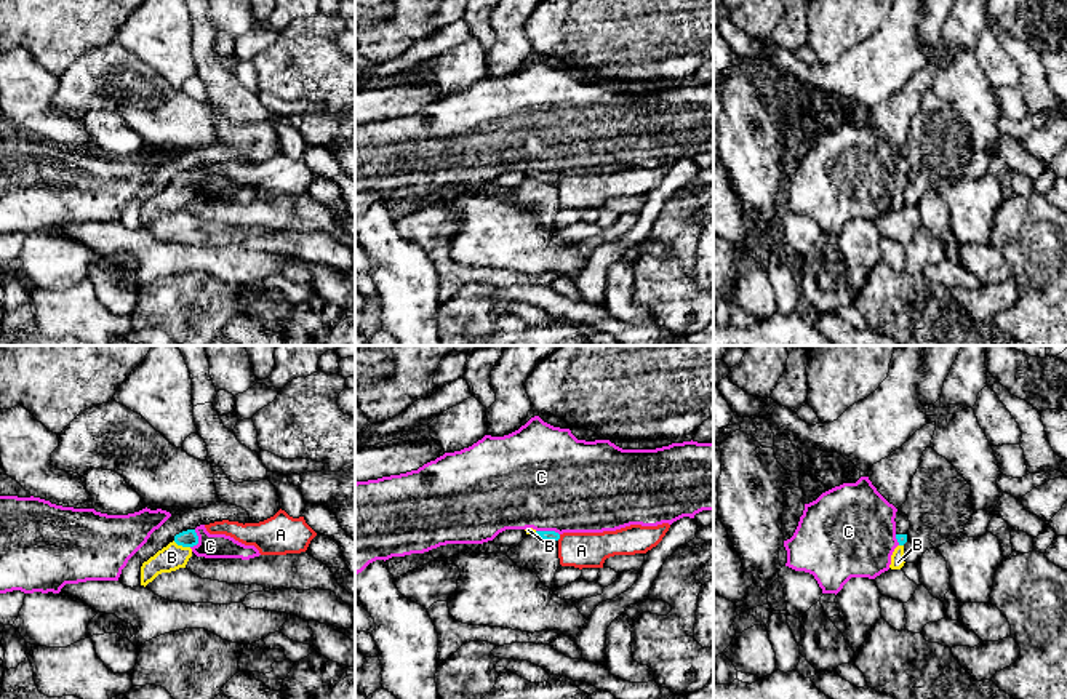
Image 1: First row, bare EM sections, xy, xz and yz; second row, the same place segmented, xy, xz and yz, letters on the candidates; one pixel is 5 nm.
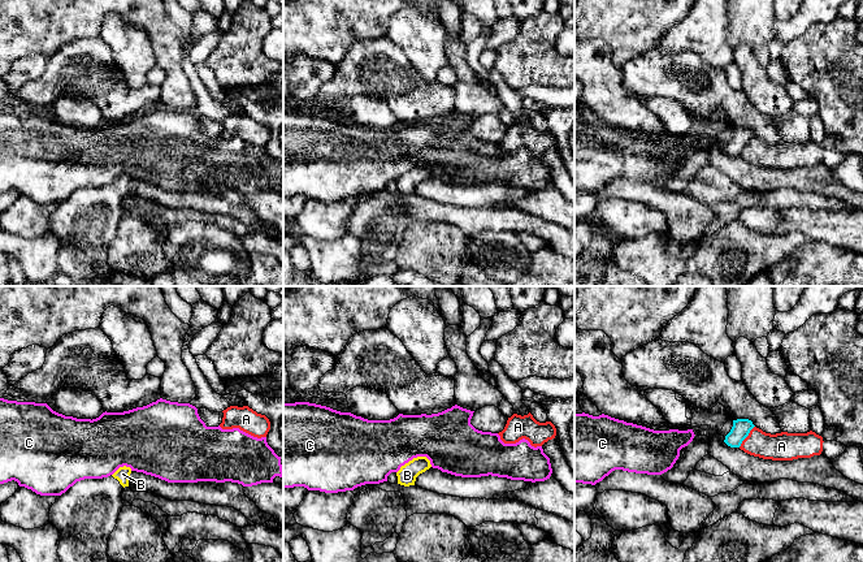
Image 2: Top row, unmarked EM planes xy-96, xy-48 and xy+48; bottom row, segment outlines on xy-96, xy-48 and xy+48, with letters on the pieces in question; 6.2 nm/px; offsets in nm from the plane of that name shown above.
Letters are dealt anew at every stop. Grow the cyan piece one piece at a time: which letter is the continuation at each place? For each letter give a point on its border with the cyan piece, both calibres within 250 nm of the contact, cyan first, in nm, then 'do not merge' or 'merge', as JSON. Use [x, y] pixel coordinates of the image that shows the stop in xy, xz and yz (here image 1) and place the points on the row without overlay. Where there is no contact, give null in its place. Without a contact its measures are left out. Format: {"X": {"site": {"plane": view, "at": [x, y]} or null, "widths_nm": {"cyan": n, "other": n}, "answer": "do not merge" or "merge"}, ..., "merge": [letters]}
{"A": {"site": {"plane": "xz", "at": [559, 179]}, "widths_nm": {"cyan": 50, "other": 180}, "answer": "do not merge"}, "B": {"site": {"plane": "xy", "at": [181, 186]}, "widths_nm": {"cyan": 90, "other": 130}, "answer": "merge"}, "C": {"site": {"plane": "xz", "at": [547, 173]}, "widths_nm": {"cyan": 50, "other": 500}, "answer": "do not merge"}, "merge": ["B"]}

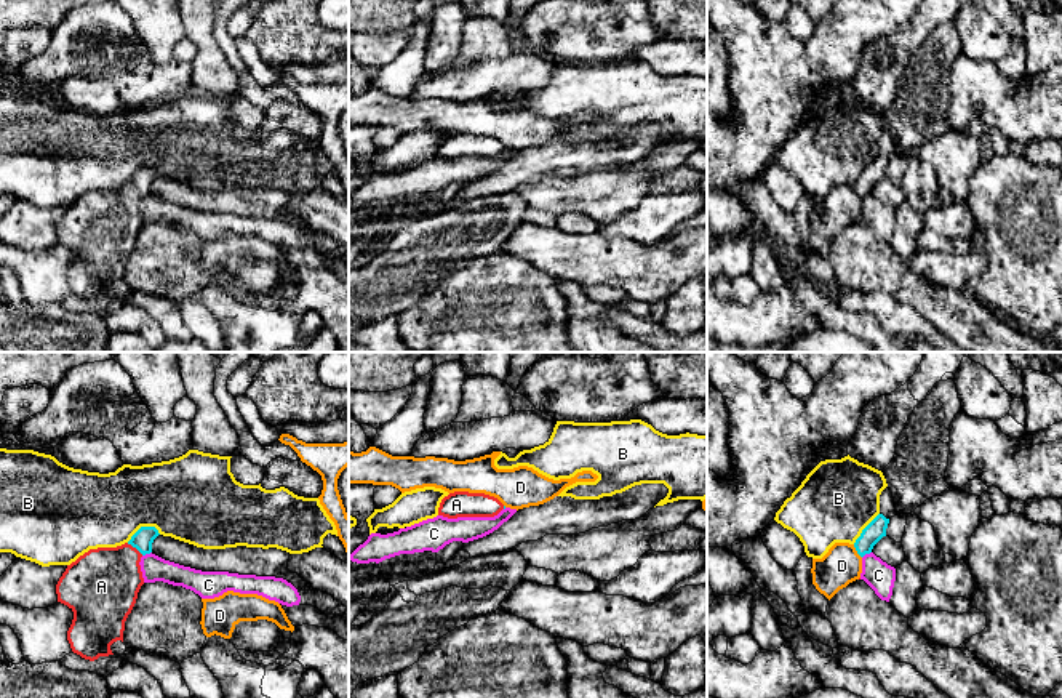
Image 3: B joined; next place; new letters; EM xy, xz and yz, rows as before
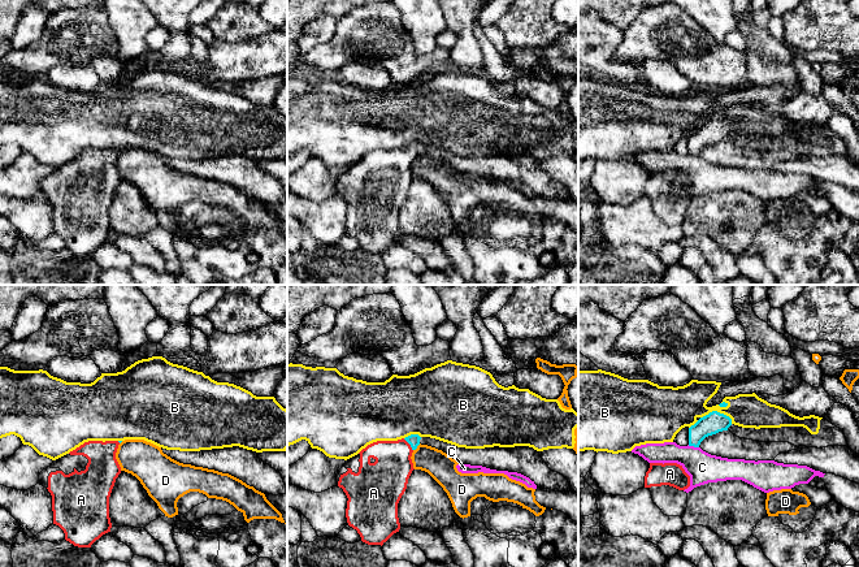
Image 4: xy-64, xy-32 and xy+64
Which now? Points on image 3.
{"A": {"site": {"plane": "xy", "at": [135, 188]}, "widths_nm": {"cyan": 100, "other": 360}, "answer": "merge"}, "B": {"site": {"plane": "xy", "at": [143, 168]}, "widths_nm": {"cyan": 100, "other": 400}, "answer": "do not merge"}, "C": {"site": {"plane": "xy", "at": [146, 194]}, "widths_nm": {"cyan": 100, "other": 130}, "answer": "do not merge"}, "D": {"site": {"plane": "yz", "at": [856, 191]}, "widths_nm": {"cyan": 100, "other": 190}, "answer": "do not merge"}, "merge": ["A"]}

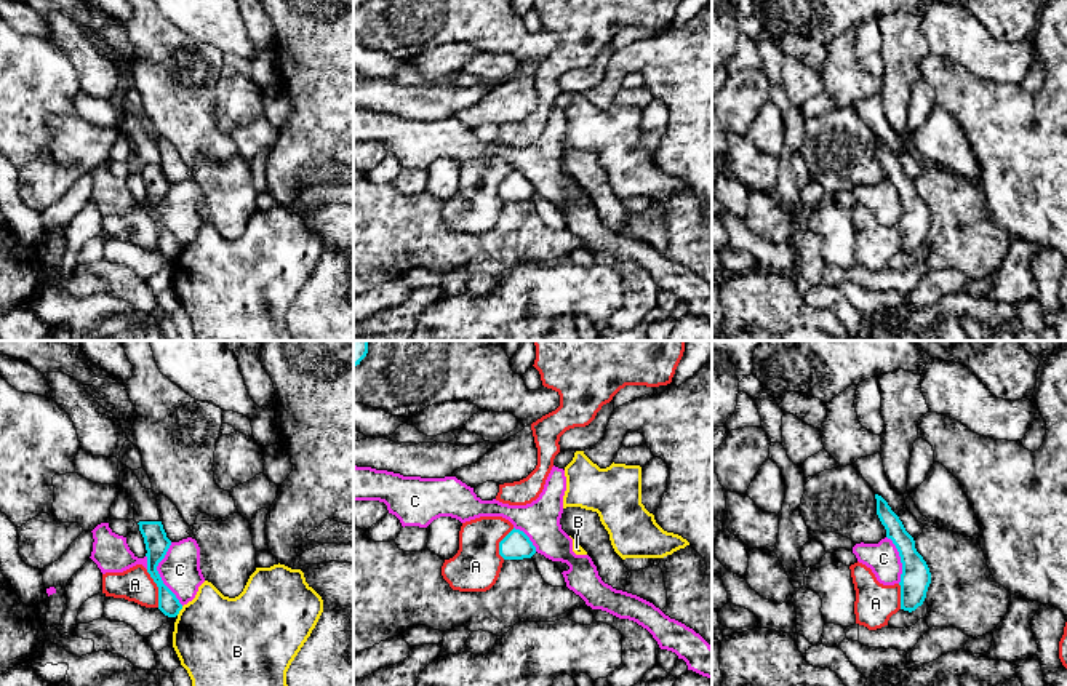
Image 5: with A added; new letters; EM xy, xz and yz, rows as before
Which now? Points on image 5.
{"A": {"site": {"plane": "xy", "at": [159, 231]}, "widths_nm": {"cyan": 120, "other": 170}, "answer": "do not merge"}, "B": {"site": {"plane": "xy", "at": [179, 251]}, "widths_nm": {"cyan": 100, "other": 440}, "answer": "do not merge"}, "C": {"site": {"plane": "xy", "at": [159, 216]}, "widths_nm": {"cyan": 120, "other": 200}, "answer": "do not merge"}, "merge": []}

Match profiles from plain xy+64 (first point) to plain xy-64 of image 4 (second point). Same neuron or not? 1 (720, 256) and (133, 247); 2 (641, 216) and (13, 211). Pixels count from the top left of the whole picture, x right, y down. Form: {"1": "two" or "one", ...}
{"1": "one", "2": "one"}

